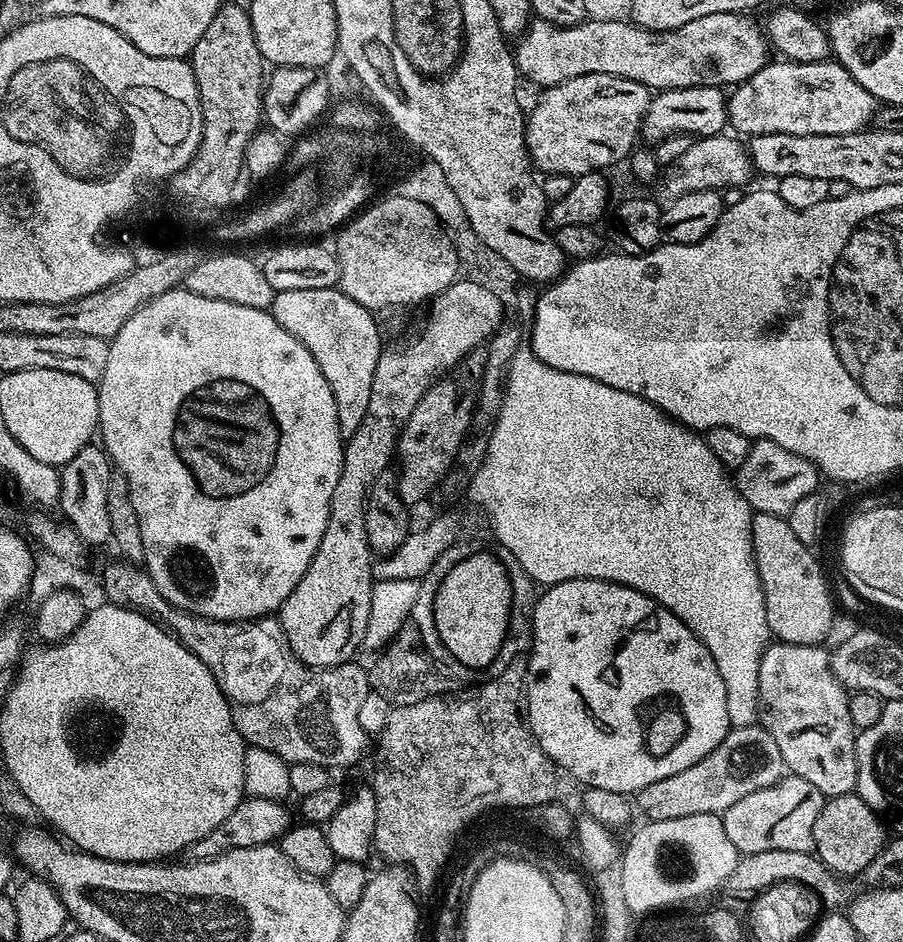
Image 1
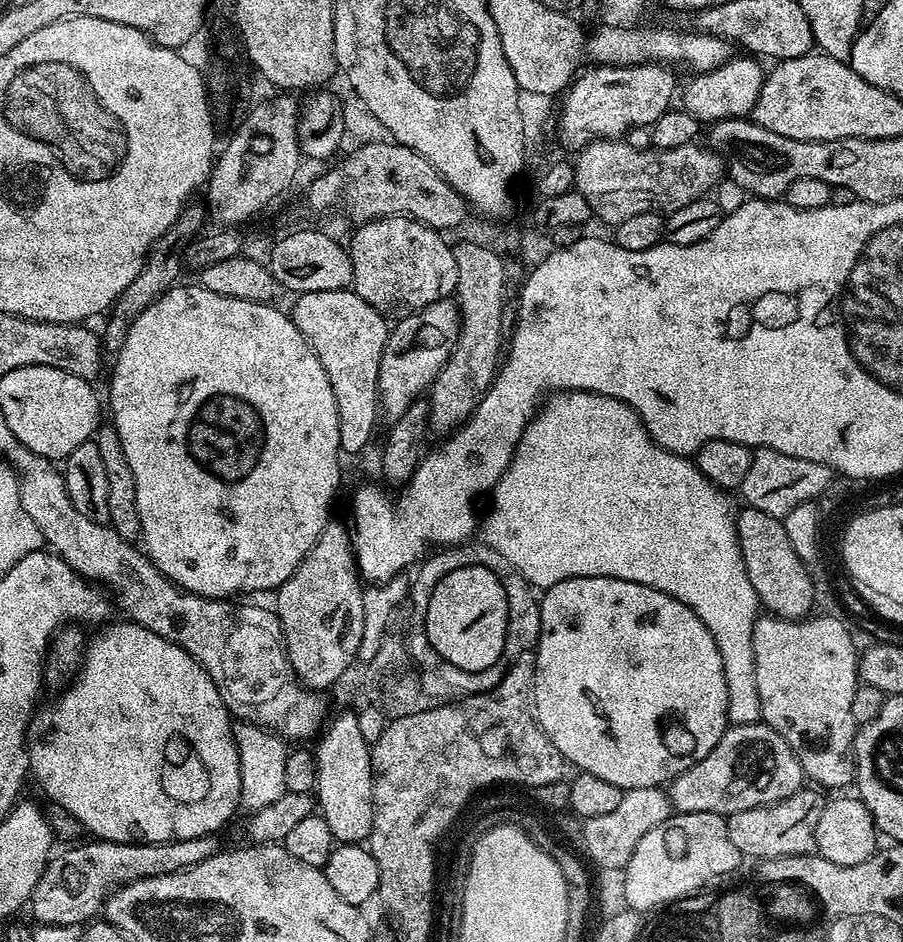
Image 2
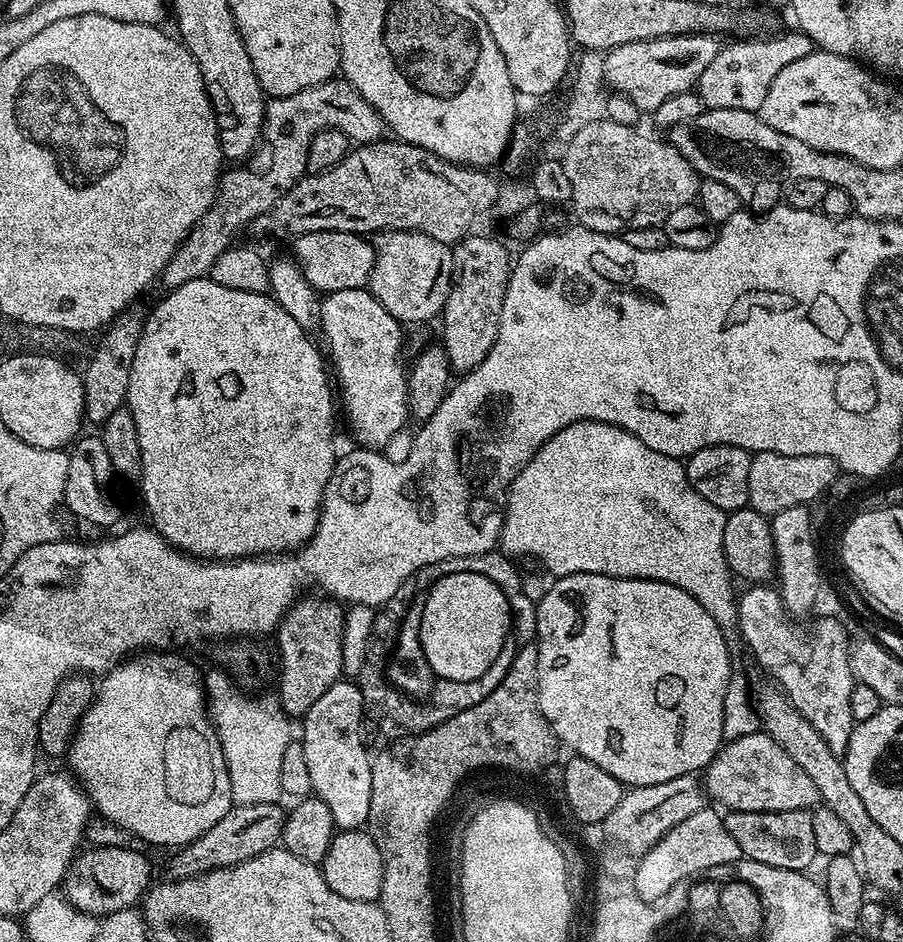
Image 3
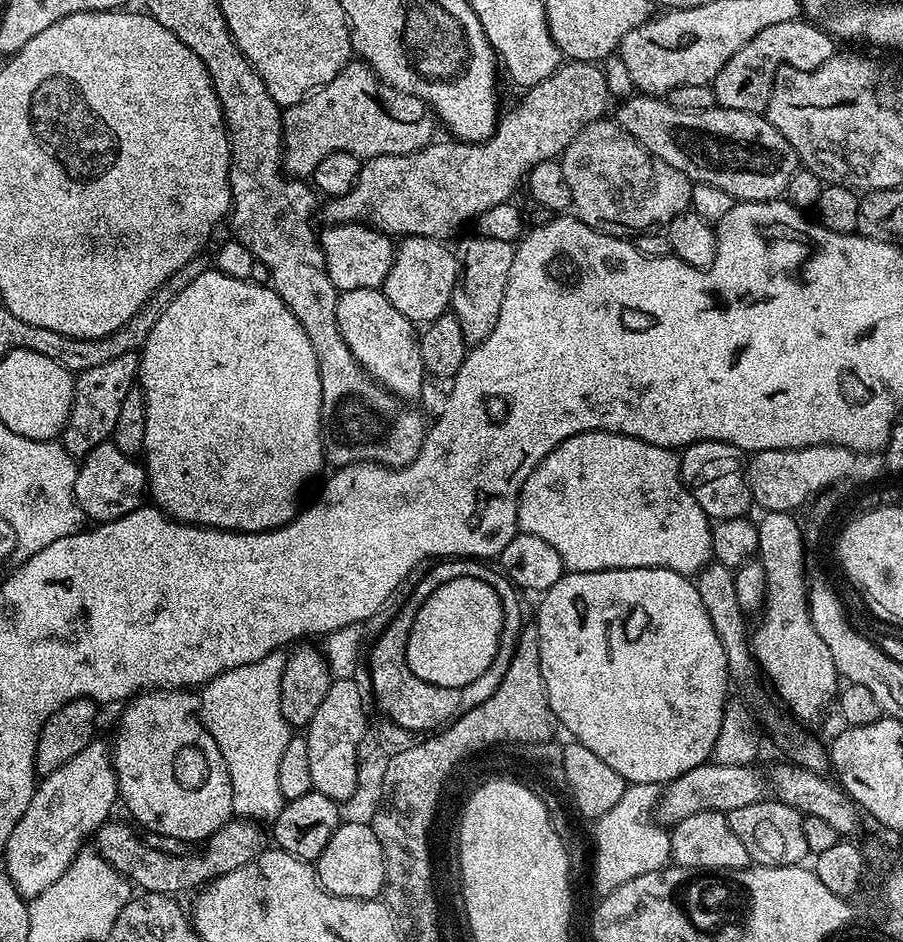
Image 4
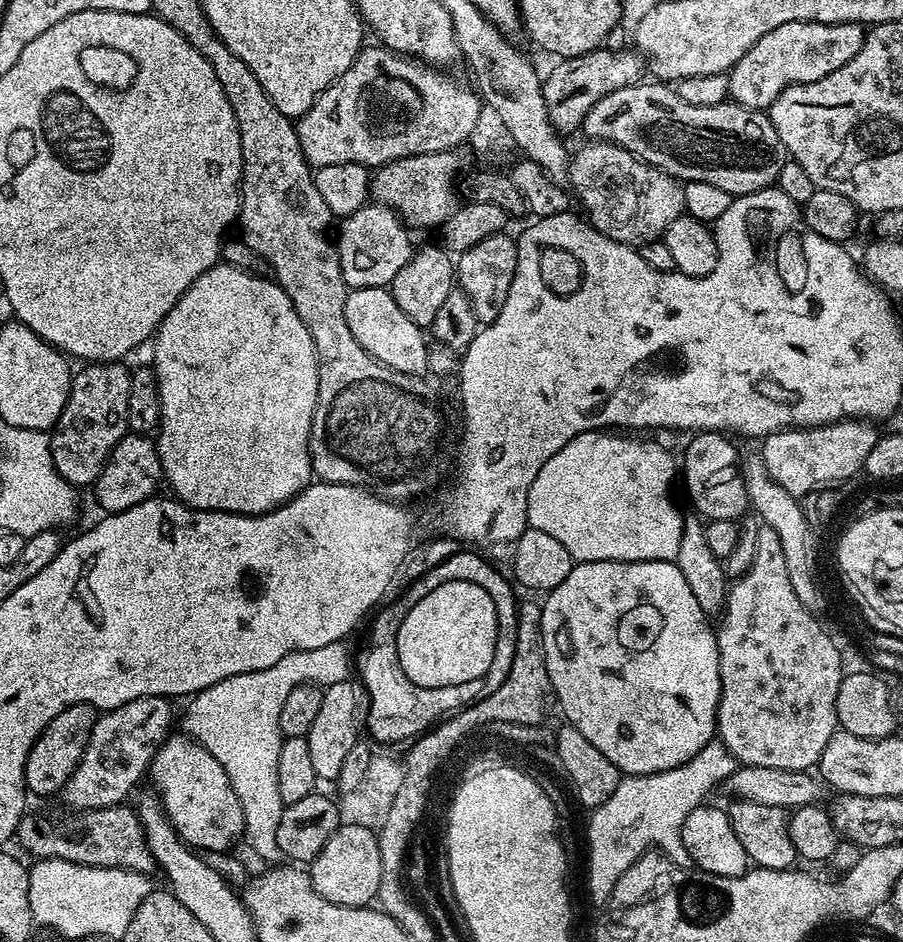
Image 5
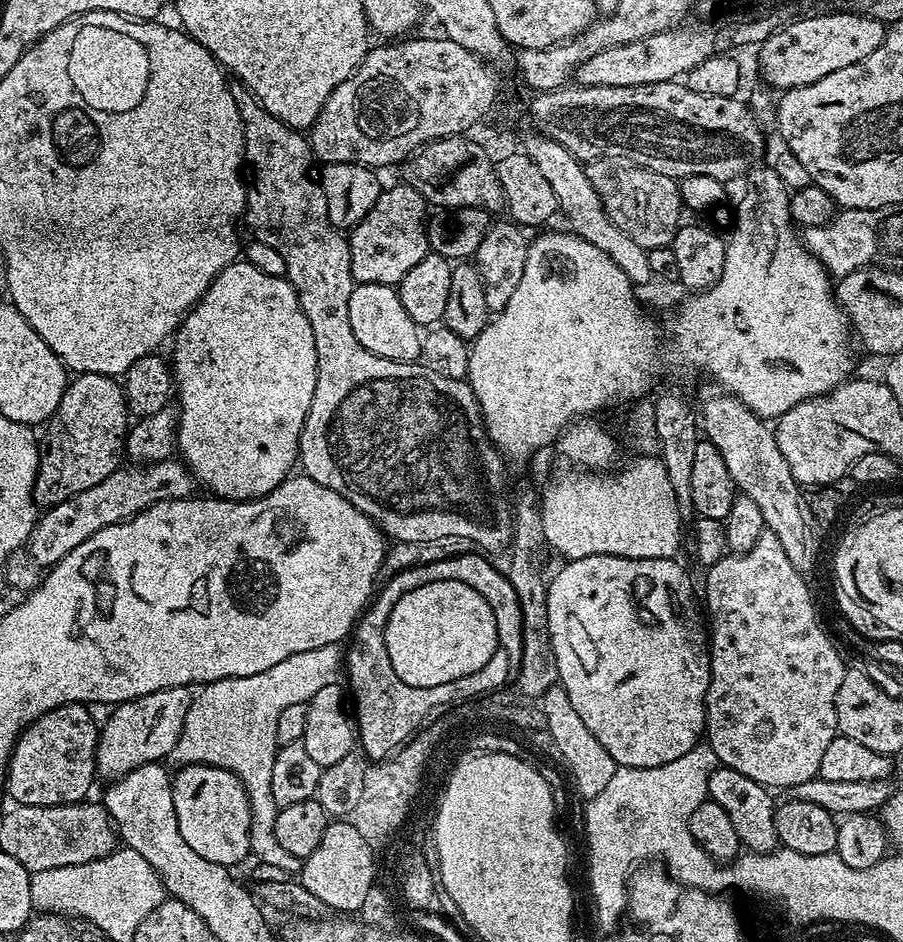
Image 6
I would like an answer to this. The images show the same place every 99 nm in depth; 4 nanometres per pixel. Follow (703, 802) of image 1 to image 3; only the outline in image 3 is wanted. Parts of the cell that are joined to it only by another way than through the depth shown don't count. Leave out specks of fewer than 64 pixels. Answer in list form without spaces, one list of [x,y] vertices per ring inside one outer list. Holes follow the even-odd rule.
[[[763,730],[727,741],[703,769],[702,787],[713,805],[730,812],[812,810],[820,800],[818,786],[810,782],[806,770]]]

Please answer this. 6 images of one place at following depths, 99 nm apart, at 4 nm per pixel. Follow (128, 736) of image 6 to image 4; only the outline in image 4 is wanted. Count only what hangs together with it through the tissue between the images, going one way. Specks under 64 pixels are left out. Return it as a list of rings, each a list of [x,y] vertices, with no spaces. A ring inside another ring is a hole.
[[[93,738],[81,752],[70,758],[70,762],[66,762],[66,766],[58,766],[58,770],[43,777],[30,798],[30,806],[26,806],[26,814],[18,818],[18,826],[14,826],[2,850],[3,871],[8,873],[19,892],[24,897],[31,898],[42,894],[46,886],[58,882],[58,878],[62,878],[62,874],[85,847],[84,839],[87,836],[89,839],[103,824],[109,823],[111,816],[108,815],[112,812],[112,803],[117,803],[117,800],[116,769],[113,767],[112,754],[109,745],[104,745],[100,738]]]

